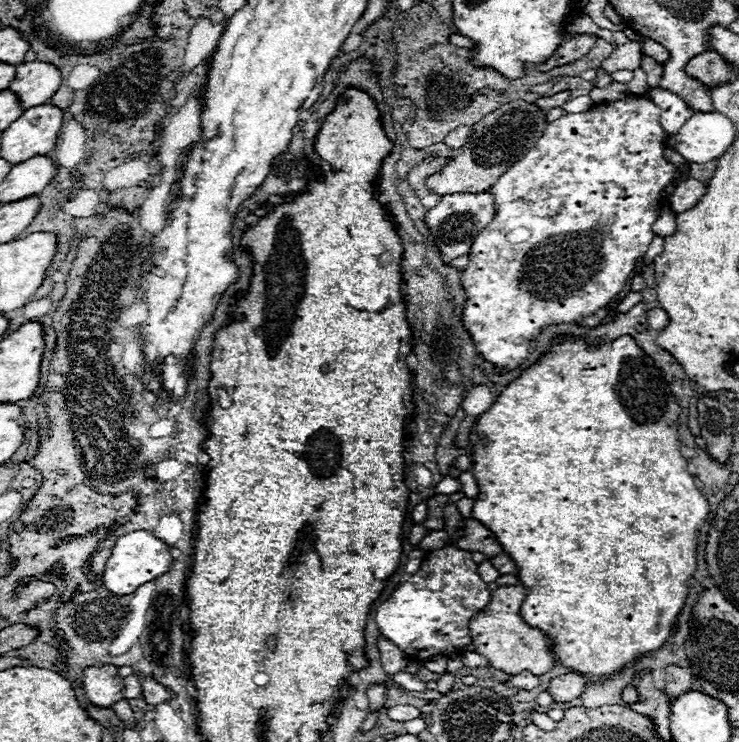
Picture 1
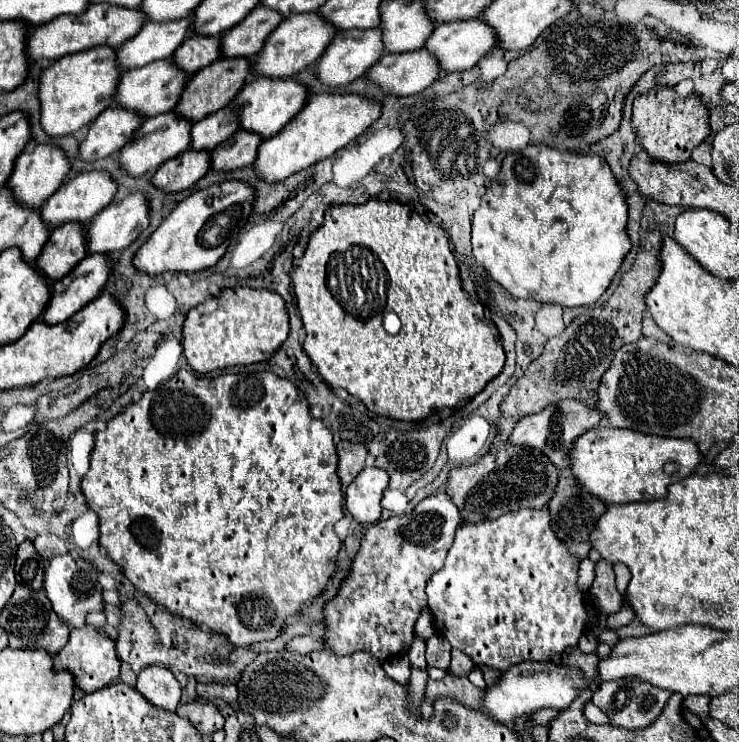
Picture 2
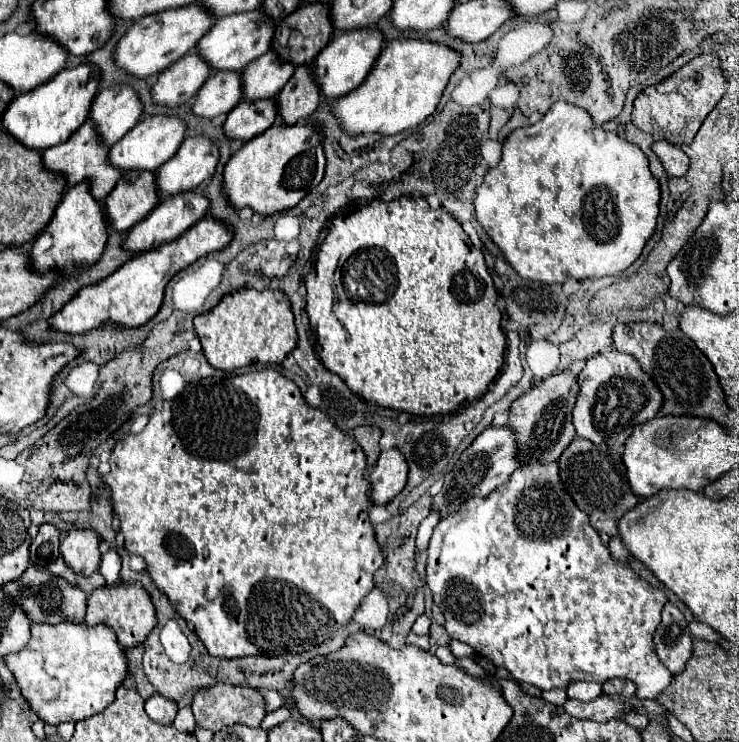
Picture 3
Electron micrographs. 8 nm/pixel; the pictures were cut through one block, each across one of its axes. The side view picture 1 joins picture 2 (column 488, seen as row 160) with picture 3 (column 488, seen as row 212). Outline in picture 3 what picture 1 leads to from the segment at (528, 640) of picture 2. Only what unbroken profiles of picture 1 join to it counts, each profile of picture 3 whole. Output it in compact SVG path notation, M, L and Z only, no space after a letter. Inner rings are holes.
M558 462L526 464L520 470L516 470L504 486L498 486L486 498L474 496L468 502L464 502L464 506L460 506L458 512L440 518L440 522L434 528L434 534L430 538L430 546L428 546L426 574L428 574L426 584L432 590L434 604L442 610L442 614L446 618L444 628L450 634L450 638L470 644L478 656L492 660L496 668L506 668L518 682L528 682L532 686L538 686L540 690L552 690L552 688L566 688L574 680L592 680L592 682L602 684L610 678L620 676L620 678L628 678L636 684L636 698L638 700L656 698L672 682L672 674L658 660L658 656L654 652L654 642L652 642L654 630L660 624L660 612L662 612L664 604L668 602L666 594L662 590L652 588L646 580L642 582L636 576L636 572L630 568L628 562L618 562L612 558L608 546L602 544L600 534L590 526L588 514L582 512L572 502L572 496L566 492L564 482L560 478Z

